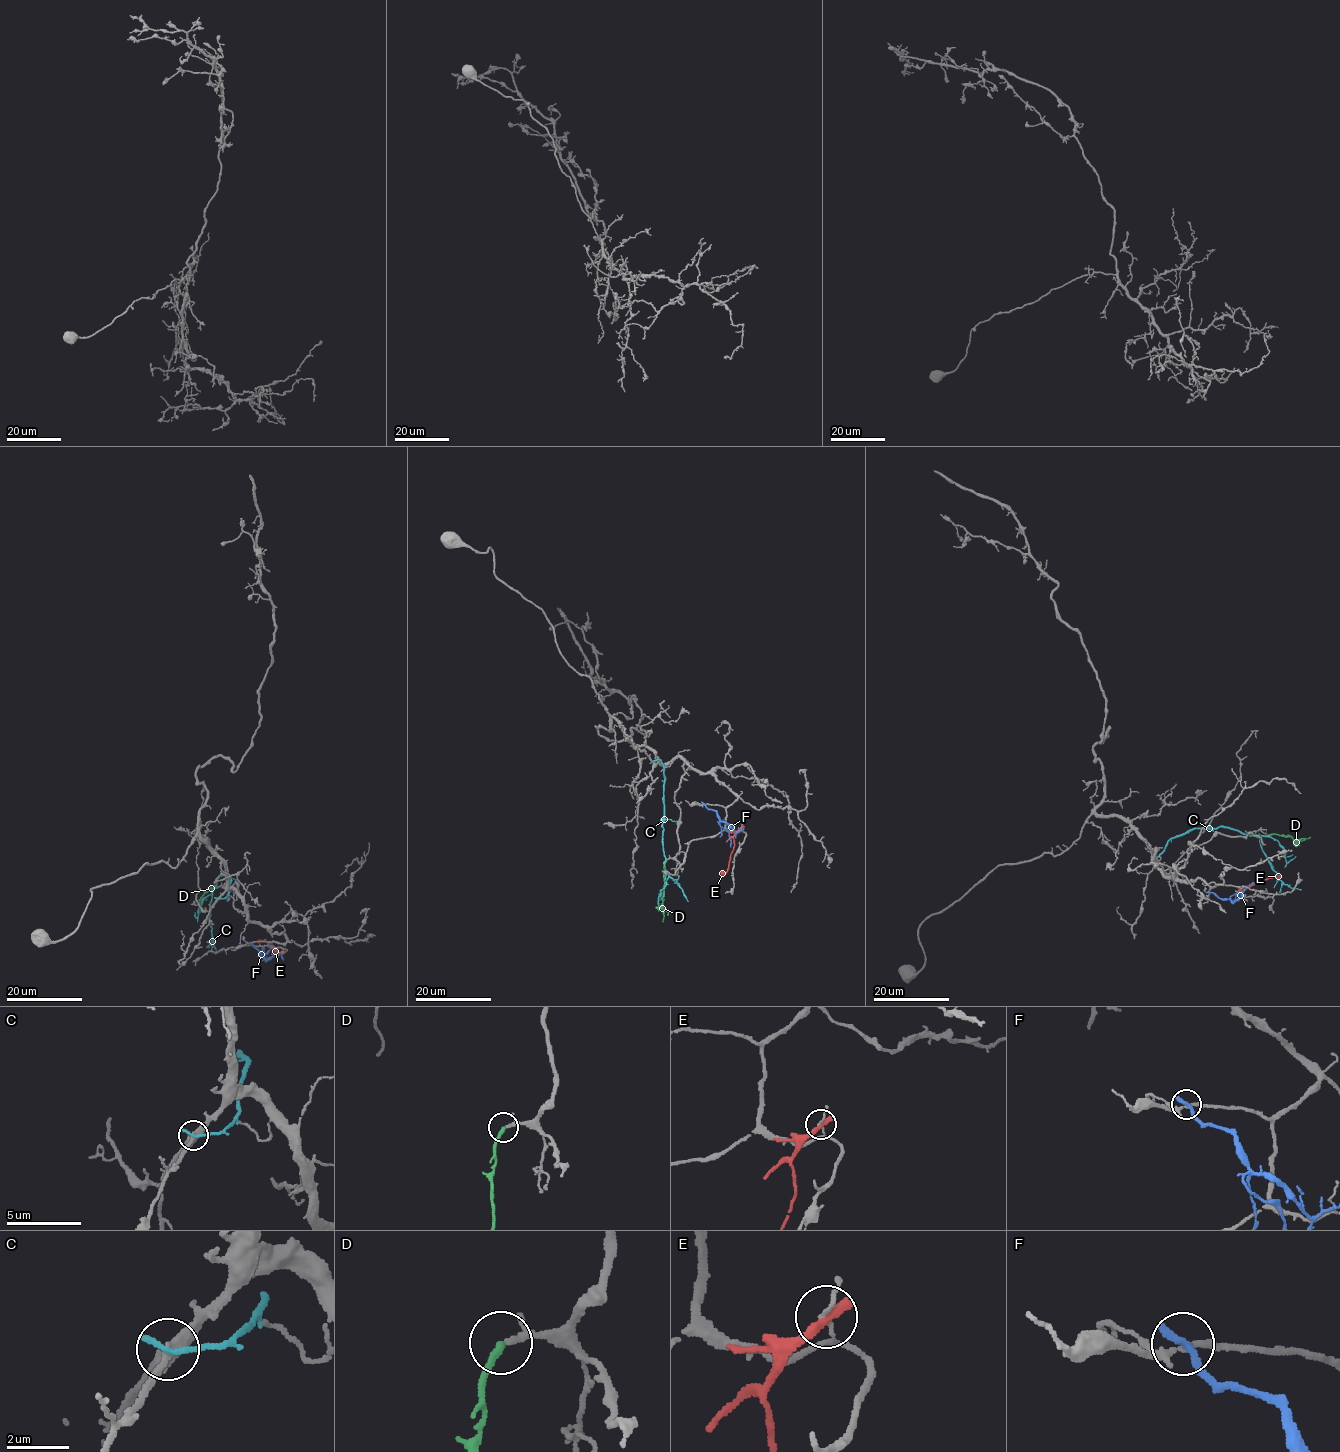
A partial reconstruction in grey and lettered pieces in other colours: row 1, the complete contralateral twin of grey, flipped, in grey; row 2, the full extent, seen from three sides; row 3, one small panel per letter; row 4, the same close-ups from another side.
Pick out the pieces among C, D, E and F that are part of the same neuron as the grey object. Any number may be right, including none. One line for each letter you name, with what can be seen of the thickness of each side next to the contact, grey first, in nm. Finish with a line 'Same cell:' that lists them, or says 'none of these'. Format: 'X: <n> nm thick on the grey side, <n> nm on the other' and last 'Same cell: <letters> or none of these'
D: 130 nm thick on the grey side, 240 nm on the other
Same cell: D

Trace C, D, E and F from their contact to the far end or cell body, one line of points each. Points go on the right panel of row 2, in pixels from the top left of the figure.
C: (1153, 863), (1170, 839), (1195, 828), (1230, 827), (1257, 835), (1276, 876), (1292, 887), (1301, 890)
D: (1249, 835), (1279, 834), (1295, 840), (1310, 836)
E: (1239, 890), (1276, 875), (1279, 878)
F: (1208, 891), (1232, 900), (1255, 882)

